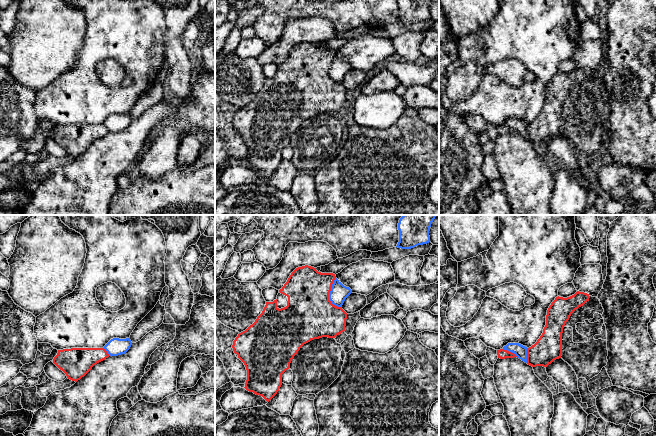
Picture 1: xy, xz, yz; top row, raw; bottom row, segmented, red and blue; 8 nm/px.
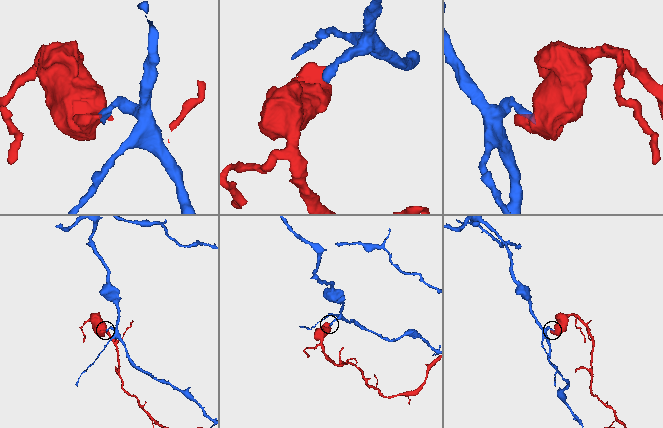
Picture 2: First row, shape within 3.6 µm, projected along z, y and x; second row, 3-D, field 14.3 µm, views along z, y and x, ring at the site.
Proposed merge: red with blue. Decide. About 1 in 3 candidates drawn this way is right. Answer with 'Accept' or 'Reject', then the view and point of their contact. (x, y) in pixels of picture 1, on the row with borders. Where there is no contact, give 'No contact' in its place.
Reject. Touches red at xz (328, 295)

